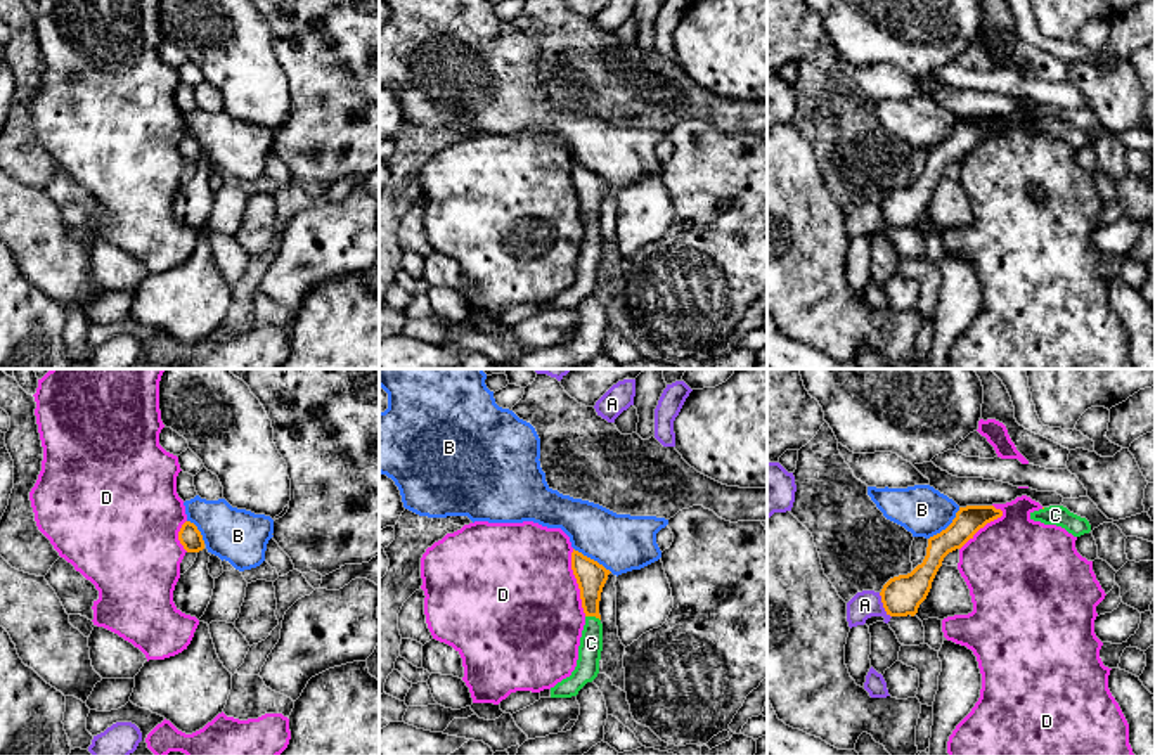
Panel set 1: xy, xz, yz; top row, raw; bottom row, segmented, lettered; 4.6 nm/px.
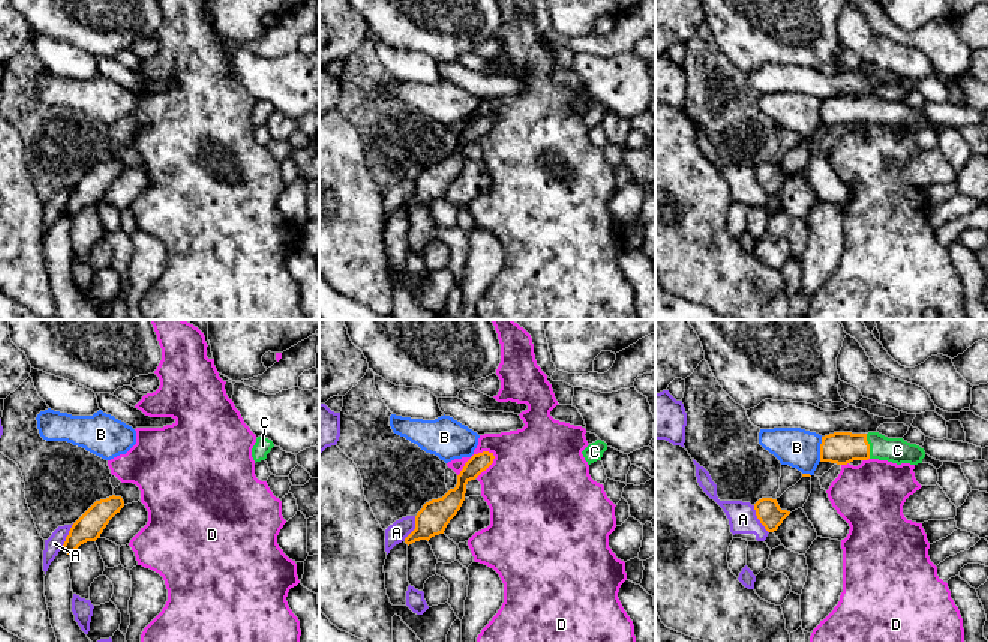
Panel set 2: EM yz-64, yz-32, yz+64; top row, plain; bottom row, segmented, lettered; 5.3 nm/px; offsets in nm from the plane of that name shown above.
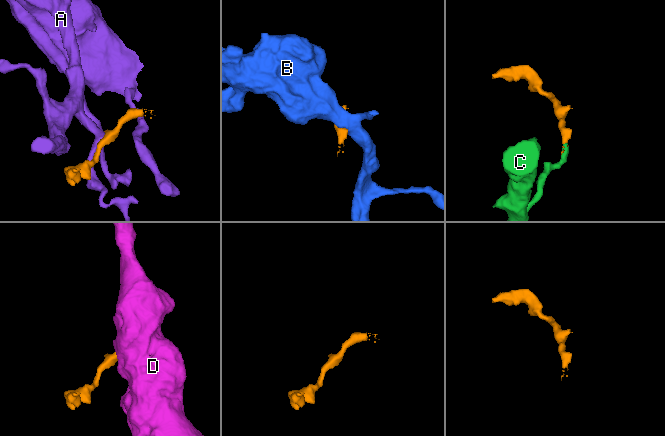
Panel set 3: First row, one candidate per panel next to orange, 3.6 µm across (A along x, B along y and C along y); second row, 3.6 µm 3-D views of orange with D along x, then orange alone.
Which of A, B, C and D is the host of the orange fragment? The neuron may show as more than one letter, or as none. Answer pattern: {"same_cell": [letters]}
{"same_cell": ["C"]}

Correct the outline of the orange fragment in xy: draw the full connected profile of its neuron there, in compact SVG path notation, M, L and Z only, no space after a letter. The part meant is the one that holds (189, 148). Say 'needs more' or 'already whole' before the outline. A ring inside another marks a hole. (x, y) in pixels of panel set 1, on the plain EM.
already whole | M185 133L178 144L178 152L187 165L199 165L204 161L204 152L197 139Z

